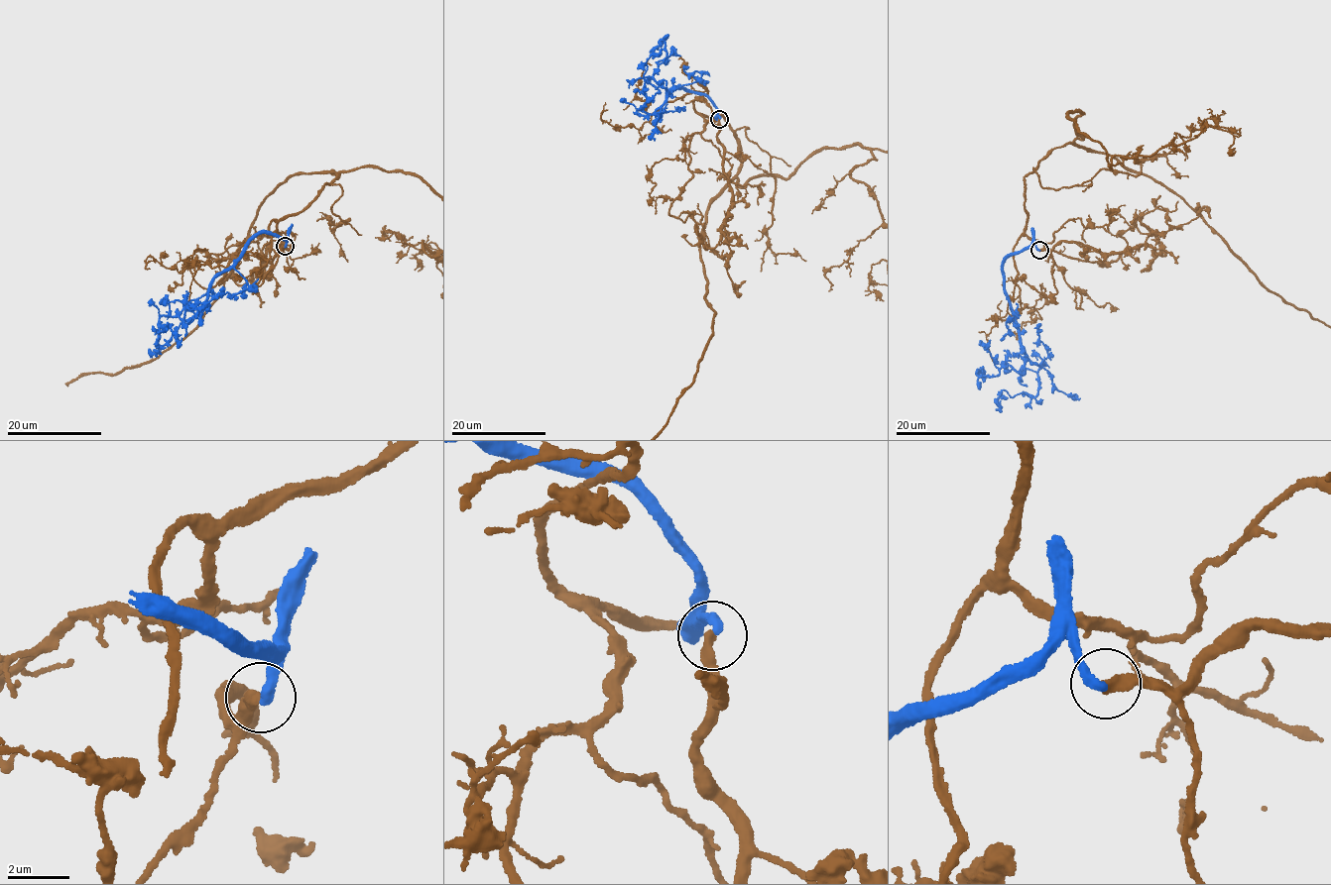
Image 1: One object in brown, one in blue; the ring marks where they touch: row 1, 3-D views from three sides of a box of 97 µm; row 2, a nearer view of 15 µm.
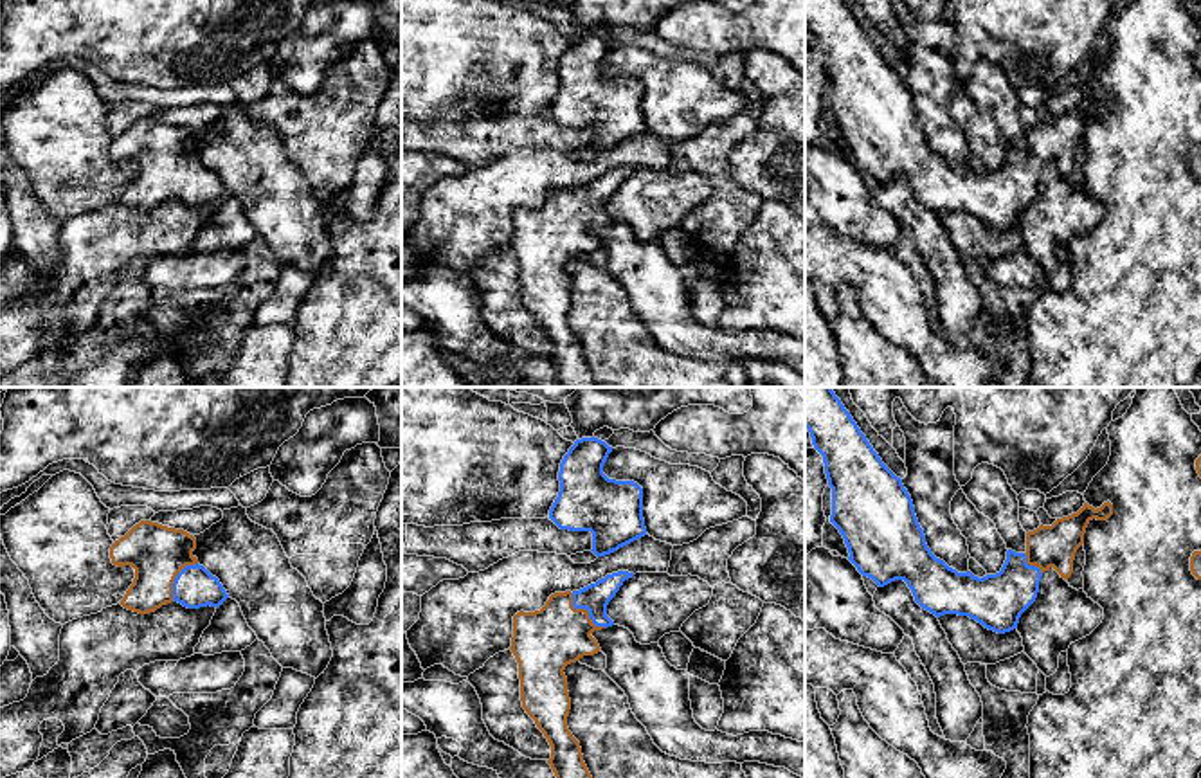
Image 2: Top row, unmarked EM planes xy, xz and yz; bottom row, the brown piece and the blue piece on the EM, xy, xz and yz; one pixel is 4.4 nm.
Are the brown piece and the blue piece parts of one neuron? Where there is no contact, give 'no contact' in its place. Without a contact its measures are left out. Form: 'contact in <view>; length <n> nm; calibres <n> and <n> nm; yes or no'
contact in xz; length 220 nm; calibres 280 and 130 nm; no

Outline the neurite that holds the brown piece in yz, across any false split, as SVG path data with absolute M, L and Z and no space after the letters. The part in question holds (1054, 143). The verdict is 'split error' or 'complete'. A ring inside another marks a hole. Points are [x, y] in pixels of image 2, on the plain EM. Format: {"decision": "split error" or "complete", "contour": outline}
{"decision": "complete", "contour": "M1107 97L1100 104L1088 99L1068 113L1057 115L1052 122L1039 122L1026 130L1026 160L1035 162L1041 169L1053 164L1061 175L1068 176L1073 169L1077 146L1084 140L1088 121L1106 117L1113 112L1113 101Z"}

